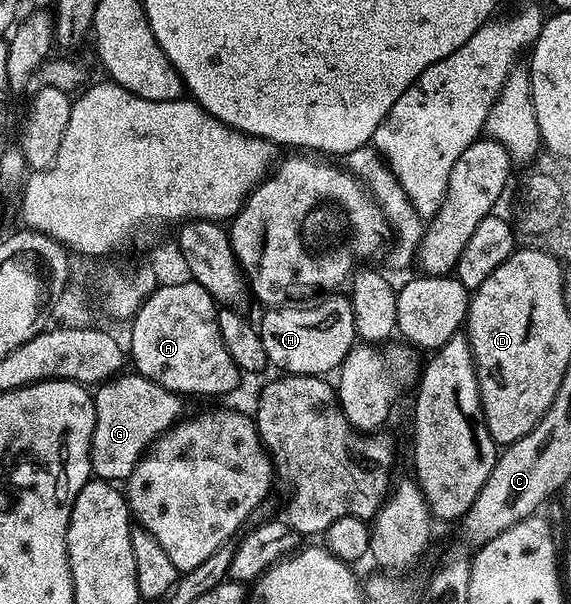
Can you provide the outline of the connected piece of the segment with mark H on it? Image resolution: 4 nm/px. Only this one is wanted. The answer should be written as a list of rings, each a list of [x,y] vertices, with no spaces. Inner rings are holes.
[[[328,295],[317,305],[305,309],[268,307],[263,310],[264,318],[258,321],[262,347],[266,349],[269,366],[277,365],[288,375],[328,375],[339,370],[348,352],[357,344],[354,315],[347,296]]]

